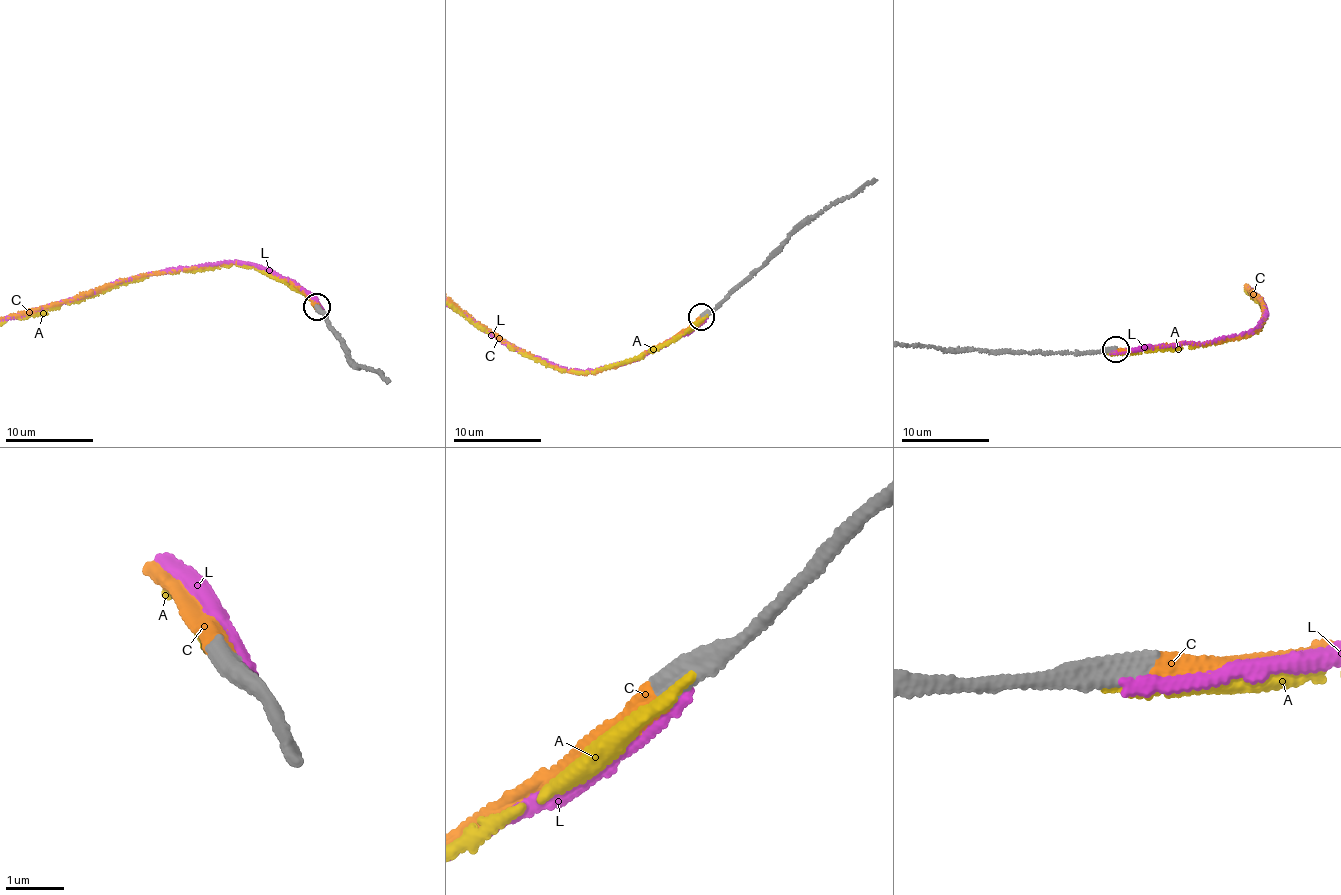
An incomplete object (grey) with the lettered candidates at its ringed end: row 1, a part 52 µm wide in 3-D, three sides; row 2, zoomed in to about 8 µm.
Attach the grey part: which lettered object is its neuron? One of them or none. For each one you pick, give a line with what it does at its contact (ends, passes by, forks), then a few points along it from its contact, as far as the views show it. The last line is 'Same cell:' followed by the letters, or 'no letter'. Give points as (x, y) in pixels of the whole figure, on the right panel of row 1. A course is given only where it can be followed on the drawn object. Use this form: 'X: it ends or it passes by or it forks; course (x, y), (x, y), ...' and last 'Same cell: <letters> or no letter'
C: it ends
Same cell: C

